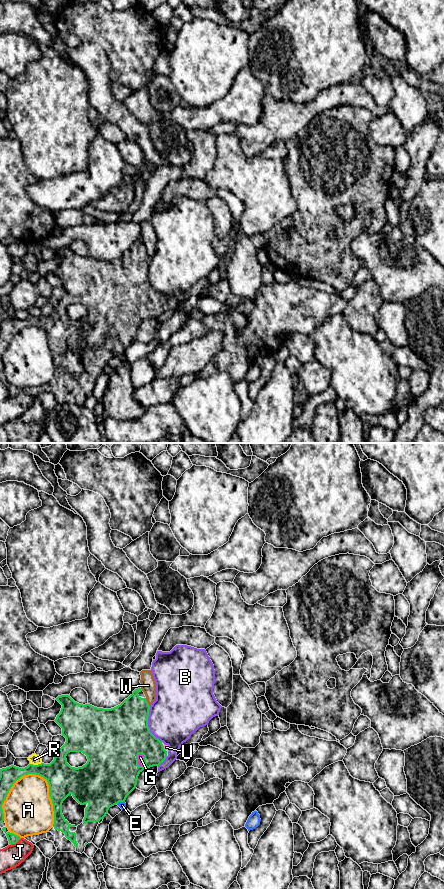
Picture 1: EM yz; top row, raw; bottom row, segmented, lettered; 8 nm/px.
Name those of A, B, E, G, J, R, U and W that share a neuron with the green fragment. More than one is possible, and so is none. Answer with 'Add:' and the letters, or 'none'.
Add: G, U

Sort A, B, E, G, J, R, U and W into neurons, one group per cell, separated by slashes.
A / B / E / G U / J / R / W

